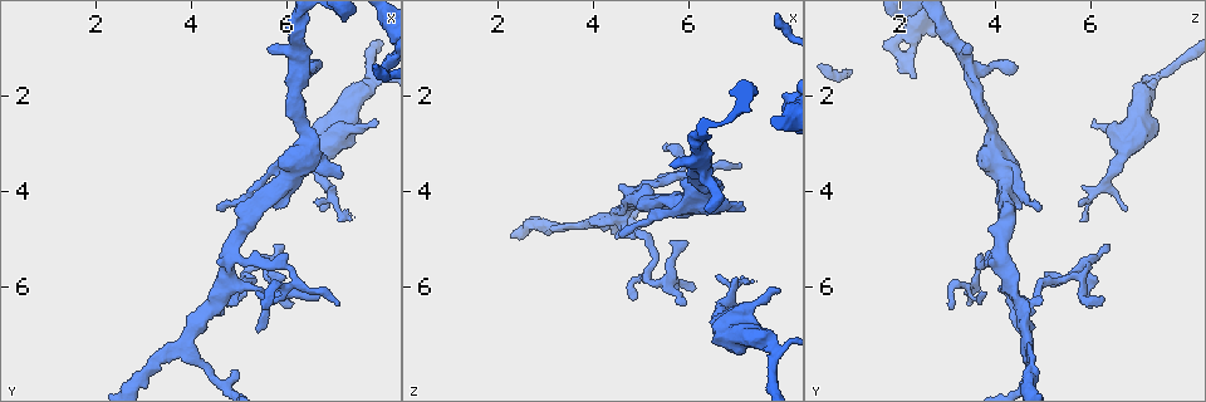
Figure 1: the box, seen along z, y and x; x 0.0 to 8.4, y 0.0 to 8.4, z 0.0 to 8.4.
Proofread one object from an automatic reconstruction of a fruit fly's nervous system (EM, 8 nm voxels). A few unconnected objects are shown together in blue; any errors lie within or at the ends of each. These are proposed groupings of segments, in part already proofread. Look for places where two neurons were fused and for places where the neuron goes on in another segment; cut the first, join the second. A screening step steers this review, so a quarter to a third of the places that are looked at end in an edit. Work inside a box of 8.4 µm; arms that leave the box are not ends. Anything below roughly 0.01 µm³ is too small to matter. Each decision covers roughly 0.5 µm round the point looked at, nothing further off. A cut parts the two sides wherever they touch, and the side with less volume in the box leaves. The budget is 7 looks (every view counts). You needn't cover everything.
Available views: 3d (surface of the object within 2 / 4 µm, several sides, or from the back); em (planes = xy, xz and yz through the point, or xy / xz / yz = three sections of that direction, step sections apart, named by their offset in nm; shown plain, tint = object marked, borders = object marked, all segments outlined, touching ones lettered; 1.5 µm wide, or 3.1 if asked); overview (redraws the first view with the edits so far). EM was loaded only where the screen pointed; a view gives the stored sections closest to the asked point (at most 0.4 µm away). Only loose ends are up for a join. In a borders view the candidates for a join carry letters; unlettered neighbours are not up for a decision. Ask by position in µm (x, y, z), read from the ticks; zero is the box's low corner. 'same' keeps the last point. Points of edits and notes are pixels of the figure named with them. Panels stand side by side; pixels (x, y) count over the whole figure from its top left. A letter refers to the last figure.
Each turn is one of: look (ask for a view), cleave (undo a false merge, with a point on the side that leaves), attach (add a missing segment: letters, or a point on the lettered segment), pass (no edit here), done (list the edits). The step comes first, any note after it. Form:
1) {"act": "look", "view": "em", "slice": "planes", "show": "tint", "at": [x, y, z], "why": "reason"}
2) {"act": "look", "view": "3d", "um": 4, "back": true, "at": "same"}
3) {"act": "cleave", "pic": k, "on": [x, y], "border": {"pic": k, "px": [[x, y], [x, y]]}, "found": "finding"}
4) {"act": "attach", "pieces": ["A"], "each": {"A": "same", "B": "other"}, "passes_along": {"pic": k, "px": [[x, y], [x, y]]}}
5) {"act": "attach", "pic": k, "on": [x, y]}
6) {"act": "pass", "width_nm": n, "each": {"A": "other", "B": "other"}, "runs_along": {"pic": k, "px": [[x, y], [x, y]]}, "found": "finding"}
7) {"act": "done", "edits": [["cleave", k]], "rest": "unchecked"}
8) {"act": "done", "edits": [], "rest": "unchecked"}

{"act": "look", "view": "em", "slice": "planes", "show": "borders", "at": [7.90, 1.65, 2.25], "why": "branch stops here"}

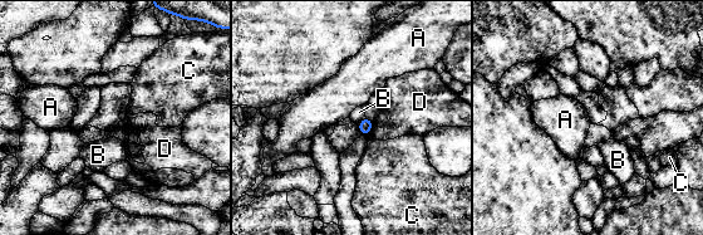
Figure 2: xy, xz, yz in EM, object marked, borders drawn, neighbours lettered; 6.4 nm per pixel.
{"act": "pass", "each": {"A": "other", "B": "other", "C": "other", "D": "other"}, "border": {"pic": 2, "px": [[365, 117], [357, 125]]}, "found": "none of them fits"}

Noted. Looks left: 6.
{"act": "look", "view": "em", "slice": "planes", "show": "borders", "at": [7.85, 1.70, 7.25]}

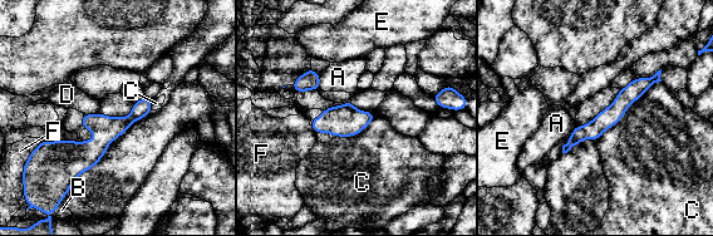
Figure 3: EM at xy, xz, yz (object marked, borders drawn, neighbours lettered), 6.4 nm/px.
{"act": "pass", "each": {"A": "other", "B": "other", "C": "other", "D": "other", "E": "other", "F": "other"}, "runs_along": {"pic": 3, "px": [[657, 77], [565, 148]]}, "found": "one neuron here"}

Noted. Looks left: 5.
{"act": "look", "view": "em", "slice": "planes", "show": "borders", "at": [7.15, 3.65, 4.35], "why": "an open end"}

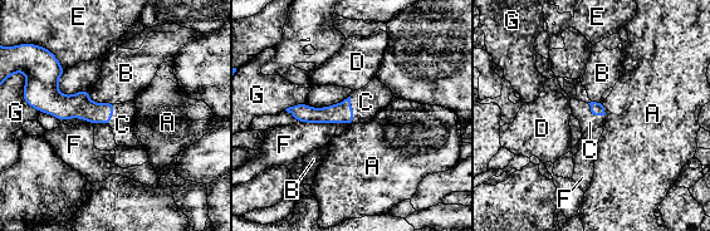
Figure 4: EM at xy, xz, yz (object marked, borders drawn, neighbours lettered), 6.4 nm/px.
{"act": "attach", "pieces": ["C"], "each": {"A": "other", "B": "other", "C": "same", "D": "other", "E": "other", "F": "other", "G": "other"}, "found": "it goes on there"}

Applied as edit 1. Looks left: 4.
{"act": "done", "edits": [["attach", 4]], "rest": "unchecked"}

